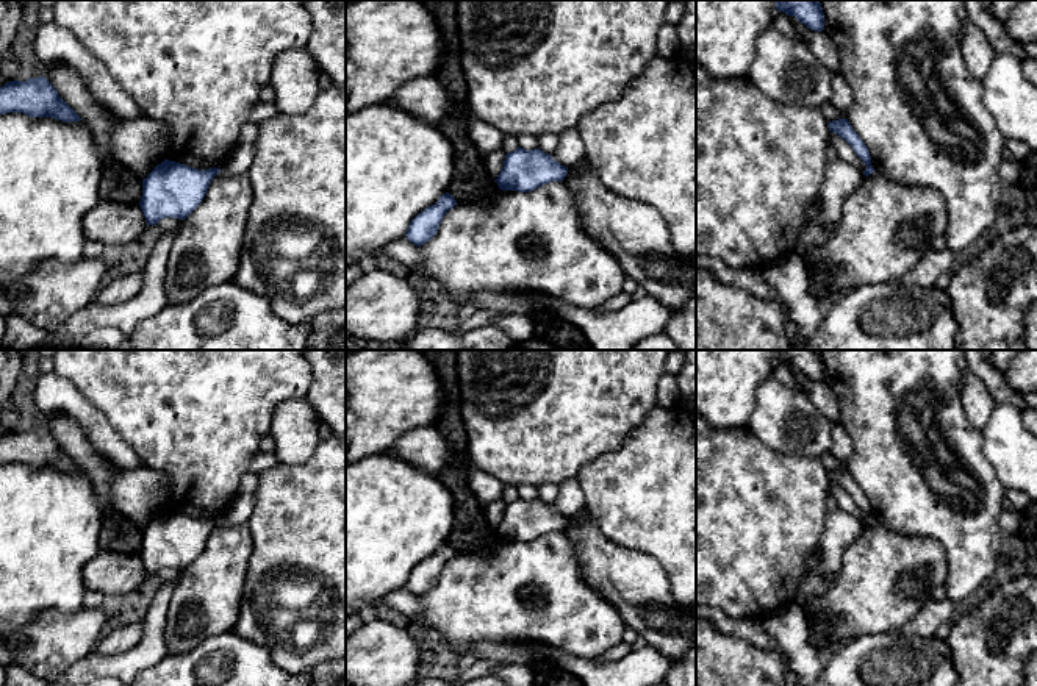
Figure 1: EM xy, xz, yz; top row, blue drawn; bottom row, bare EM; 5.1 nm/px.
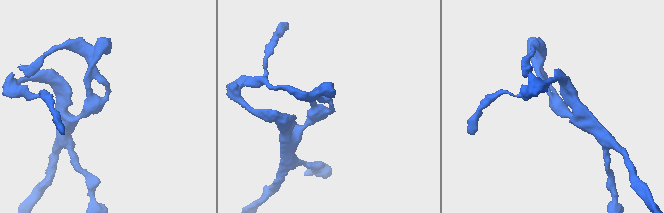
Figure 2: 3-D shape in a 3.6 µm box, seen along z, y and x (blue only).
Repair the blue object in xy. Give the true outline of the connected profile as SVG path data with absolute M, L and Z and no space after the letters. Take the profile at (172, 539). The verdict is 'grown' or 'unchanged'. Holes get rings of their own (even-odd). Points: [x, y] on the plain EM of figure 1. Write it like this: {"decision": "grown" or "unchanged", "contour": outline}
{"decision": "unchanged", "contour": "M164 509L142 530L139 556L147 575L161 569L186 569L203 550L221 519L199 520Z"}

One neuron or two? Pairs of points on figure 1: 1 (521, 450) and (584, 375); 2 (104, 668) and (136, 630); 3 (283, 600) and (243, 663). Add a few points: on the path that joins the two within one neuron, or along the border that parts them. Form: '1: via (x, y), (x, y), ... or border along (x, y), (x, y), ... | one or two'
1: via (527, 432), (565, 394) | one
2: border along (144, 628), (139, 641), (125, 650), (93, 652) | two
3: border along (232, 630), (244, 638), (260, 641), (280, 669) | two

